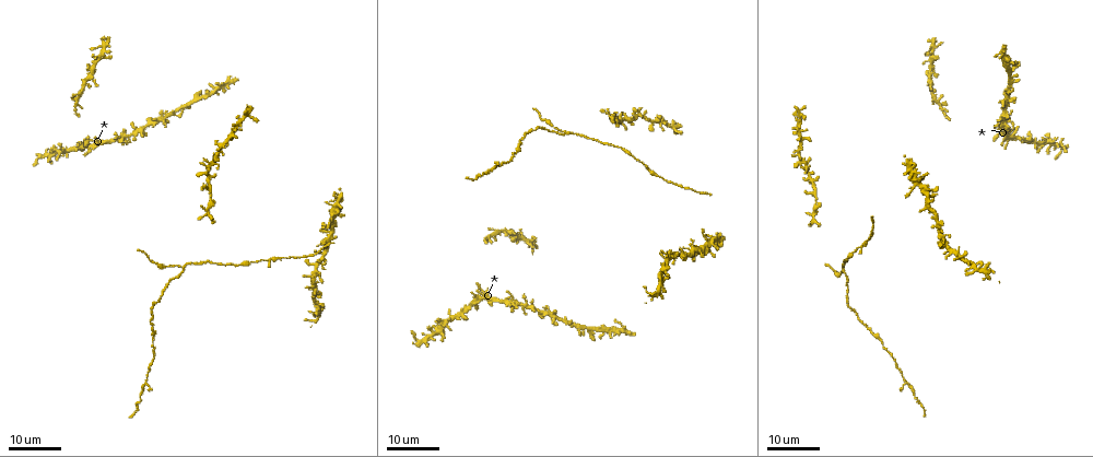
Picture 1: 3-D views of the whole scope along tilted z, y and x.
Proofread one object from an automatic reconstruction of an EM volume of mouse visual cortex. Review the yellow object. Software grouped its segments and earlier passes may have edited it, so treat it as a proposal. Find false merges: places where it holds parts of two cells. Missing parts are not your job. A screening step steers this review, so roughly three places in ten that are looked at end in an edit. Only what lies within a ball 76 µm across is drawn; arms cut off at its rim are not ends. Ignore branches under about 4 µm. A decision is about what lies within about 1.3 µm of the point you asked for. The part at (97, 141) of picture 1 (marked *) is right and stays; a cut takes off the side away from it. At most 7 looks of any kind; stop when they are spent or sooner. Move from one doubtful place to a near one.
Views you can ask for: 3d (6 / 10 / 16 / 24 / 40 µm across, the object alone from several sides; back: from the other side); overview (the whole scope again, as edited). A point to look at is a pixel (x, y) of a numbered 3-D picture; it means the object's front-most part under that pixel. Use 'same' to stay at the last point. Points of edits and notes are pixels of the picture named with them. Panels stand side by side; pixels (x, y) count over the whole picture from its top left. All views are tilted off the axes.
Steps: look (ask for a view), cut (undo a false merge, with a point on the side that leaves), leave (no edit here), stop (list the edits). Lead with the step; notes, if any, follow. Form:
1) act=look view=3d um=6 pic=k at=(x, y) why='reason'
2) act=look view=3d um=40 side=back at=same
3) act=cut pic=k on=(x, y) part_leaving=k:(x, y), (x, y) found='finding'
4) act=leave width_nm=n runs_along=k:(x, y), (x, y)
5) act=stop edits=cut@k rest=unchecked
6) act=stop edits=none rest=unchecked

act=look view=3d um=16 pic=1 at=(551, 315) why='small branch off a trunk'

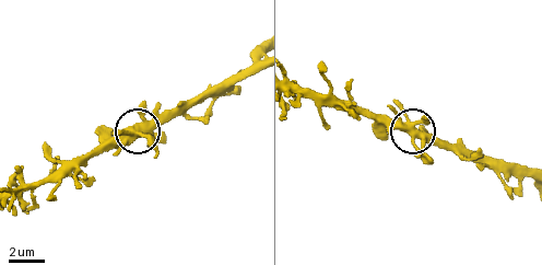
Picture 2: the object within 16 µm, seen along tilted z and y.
act=look view=3d um=6 pic=2 at=(415, 130)

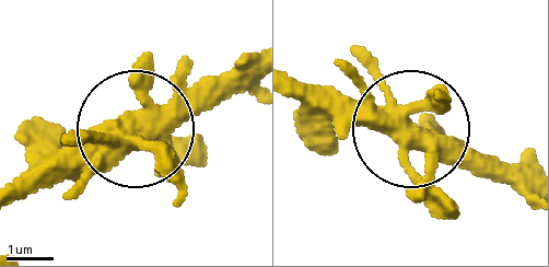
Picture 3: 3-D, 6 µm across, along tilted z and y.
act=leave width_nm=470 found='continuous, no second cell'

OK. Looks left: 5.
act=look view=3d um=24 pic=1 at=(520, 143) why='calibre changes'

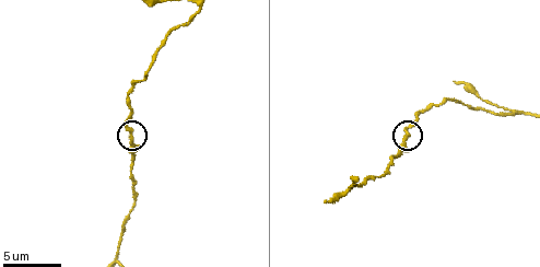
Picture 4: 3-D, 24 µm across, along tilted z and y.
act=look view=3d um=10 pic=4 at=(130, 140)

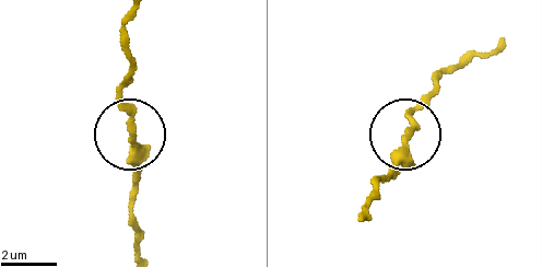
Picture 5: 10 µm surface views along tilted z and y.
act=leave found='all the same cell'

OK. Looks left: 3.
act=look view=3d um=24 pic=1 at=(813, 217) why='calibre changes'

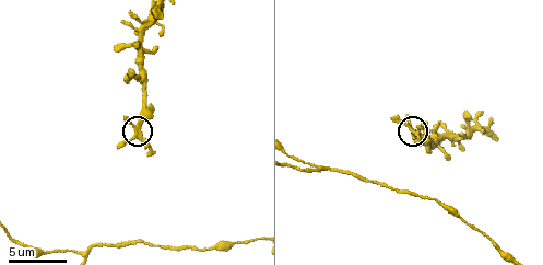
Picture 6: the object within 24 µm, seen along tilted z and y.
act=look view=3d um=6 pic=6 at=(140, 129) why='closer look'

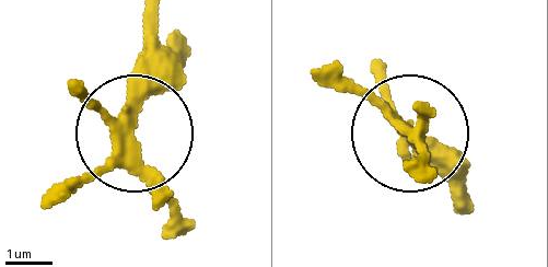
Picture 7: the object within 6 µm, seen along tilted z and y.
act=look view=3d um=6 side=back pic=7 at=(127, 127) why='from behind'

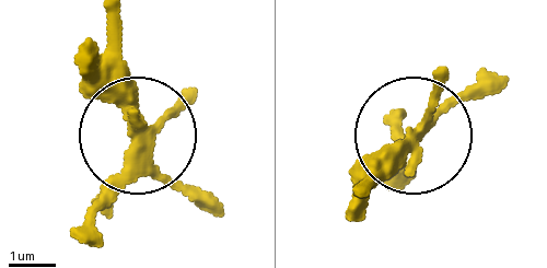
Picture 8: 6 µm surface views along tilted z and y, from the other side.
act=leave width_nm=270 found='one cell here'

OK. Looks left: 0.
act=stop edits=none rest=unchecked

